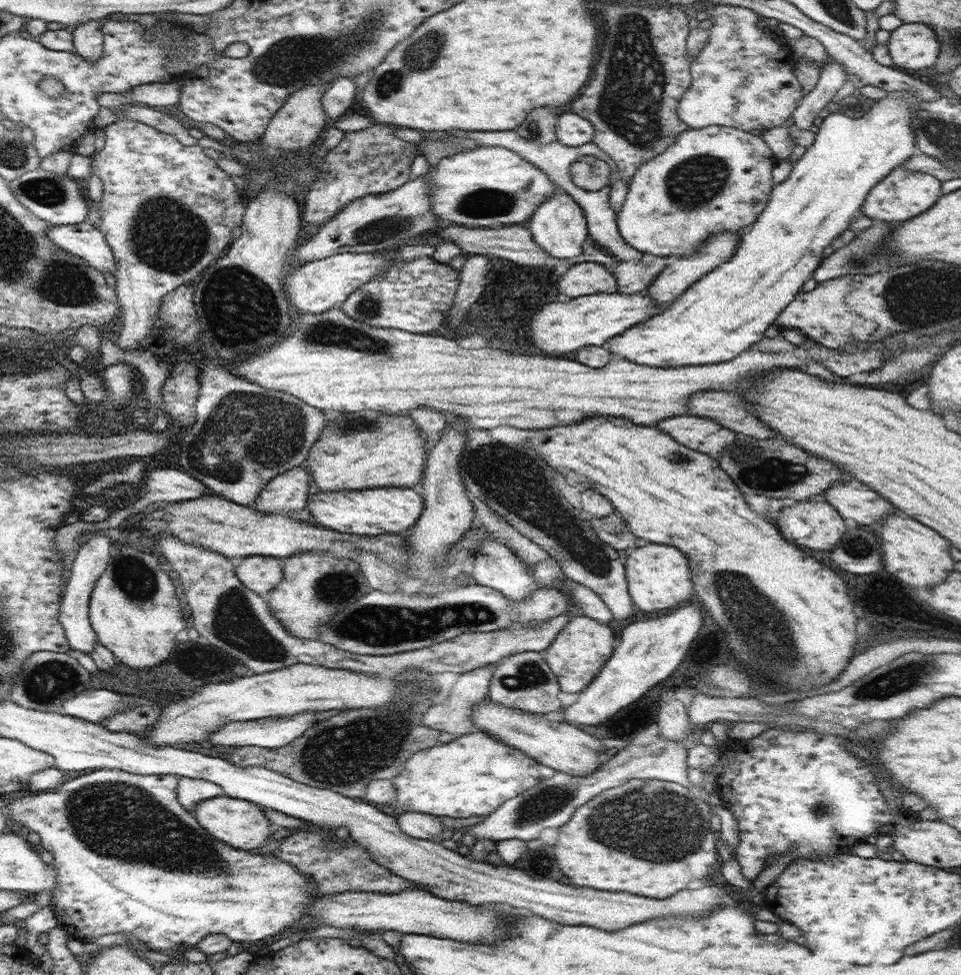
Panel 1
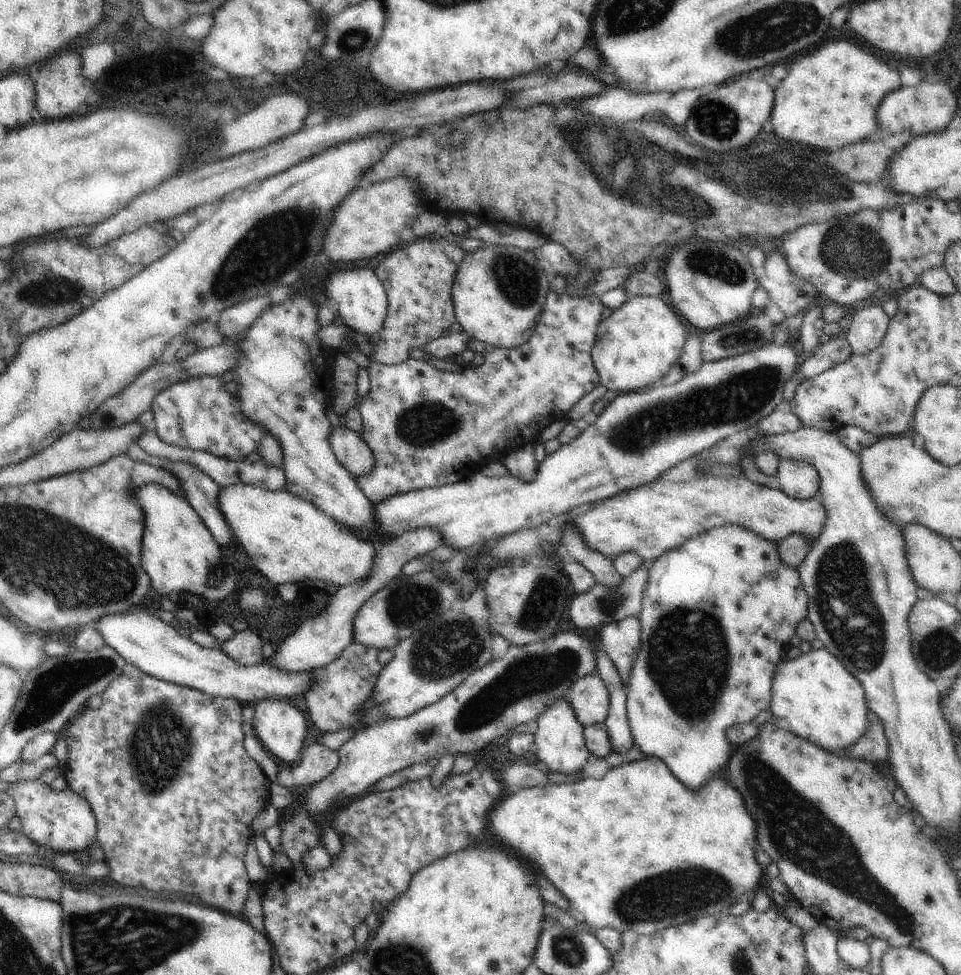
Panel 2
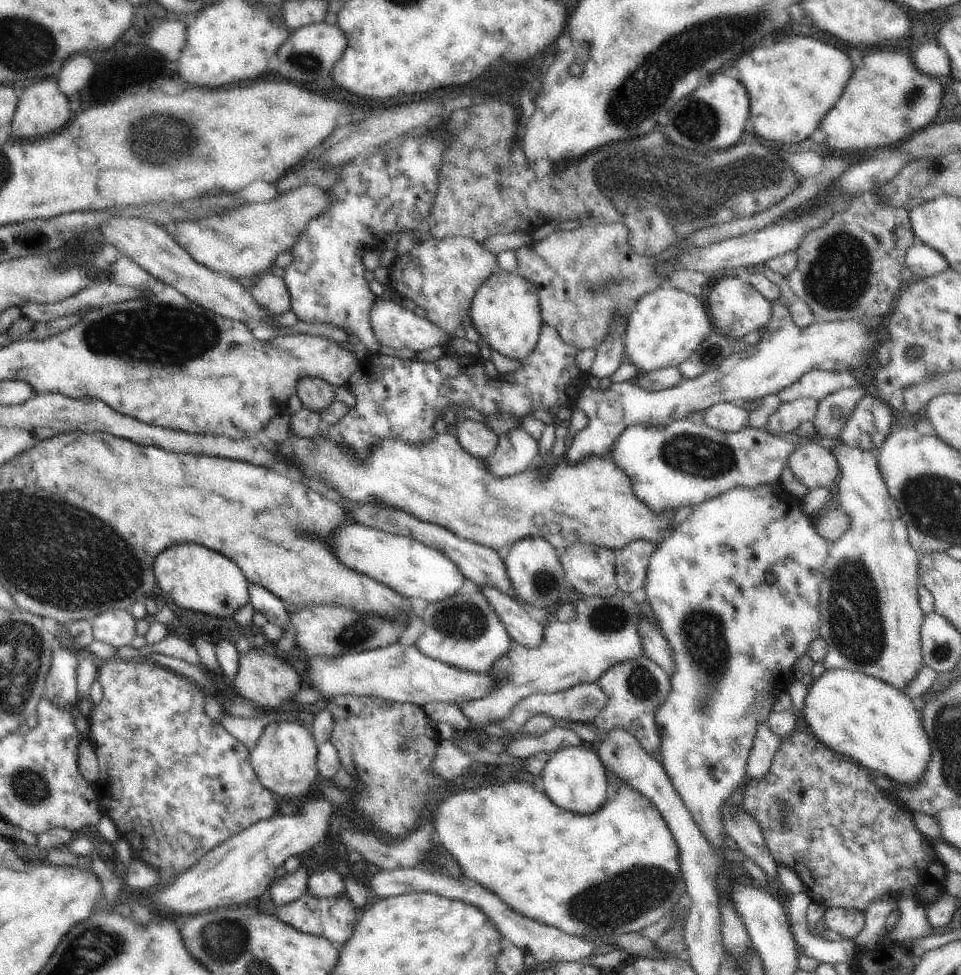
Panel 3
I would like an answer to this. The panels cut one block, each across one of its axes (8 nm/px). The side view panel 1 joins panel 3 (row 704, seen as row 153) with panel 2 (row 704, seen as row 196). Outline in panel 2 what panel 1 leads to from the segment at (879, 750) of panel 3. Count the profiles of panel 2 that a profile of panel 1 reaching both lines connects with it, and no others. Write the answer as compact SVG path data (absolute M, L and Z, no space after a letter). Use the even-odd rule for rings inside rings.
M826 648L812 649L777 664L772 679L770 716L796 736L824 750L842 753L868 726L865 690L860 681Z

